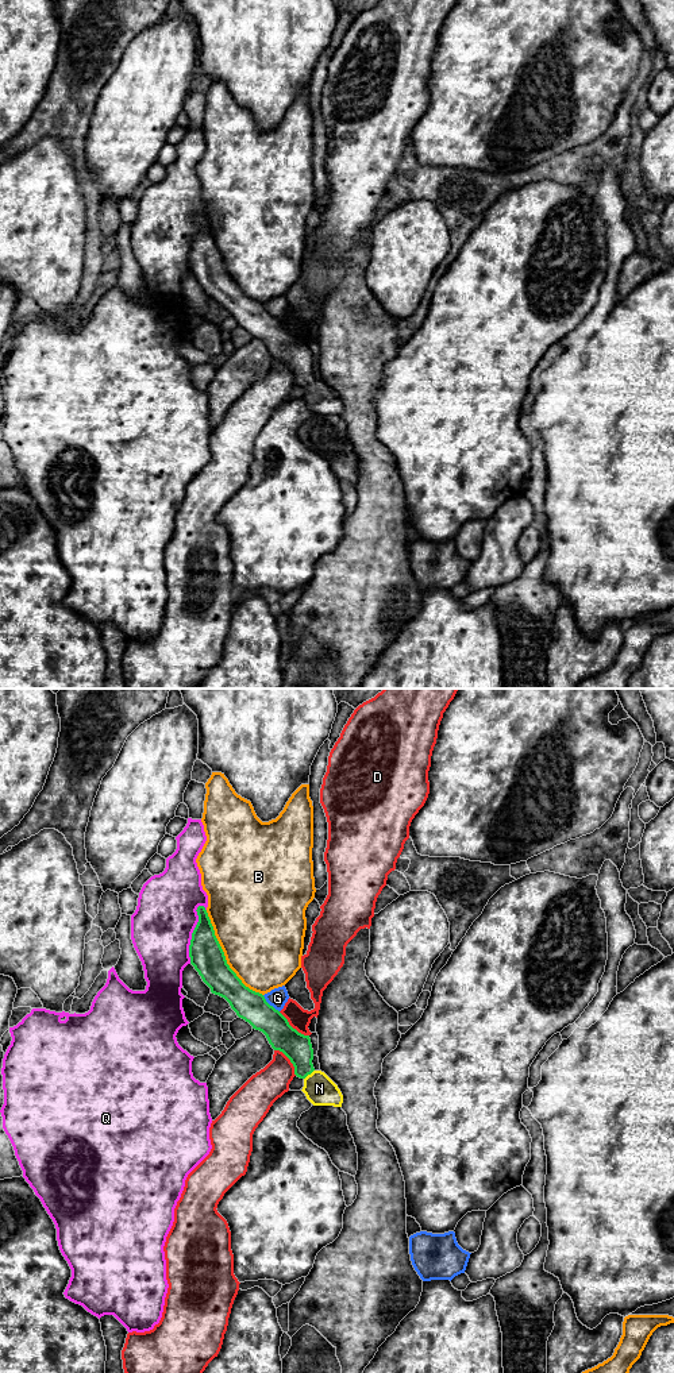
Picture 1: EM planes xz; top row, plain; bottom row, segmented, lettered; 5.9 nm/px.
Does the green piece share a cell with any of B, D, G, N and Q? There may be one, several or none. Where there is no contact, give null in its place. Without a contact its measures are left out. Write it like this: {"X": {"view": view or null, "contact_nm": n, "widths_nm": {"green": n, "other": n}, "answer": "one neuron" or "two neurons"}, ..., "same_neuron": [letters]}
{"B": {"view": "xz", "contact_nm": 600, "widths_nm": {"green": 200, "other": 500}, "answer": "two neurons"}, "D": {"view": "xz", "contact_nm": 240, "widths_nm": {"green": 170, "other": 130}, "answer": "two neurons"}, "G": {"view": "xz", "contact_nm": 140, "widths_nm": {"green": 180, "other": 120}, "answer": "two neurons"}, "N": {"view": "xz", "contact_nm": 90, "widths_nm": {"green": 170, "other": 180}, "answer": "one neuron"}, "Q": {"view": "xz", "contact_nm": 360, "widths_nm": {"green": 200, "other": 360}, "answer": "two neurons"}, "same_neuron": ["N"]}

